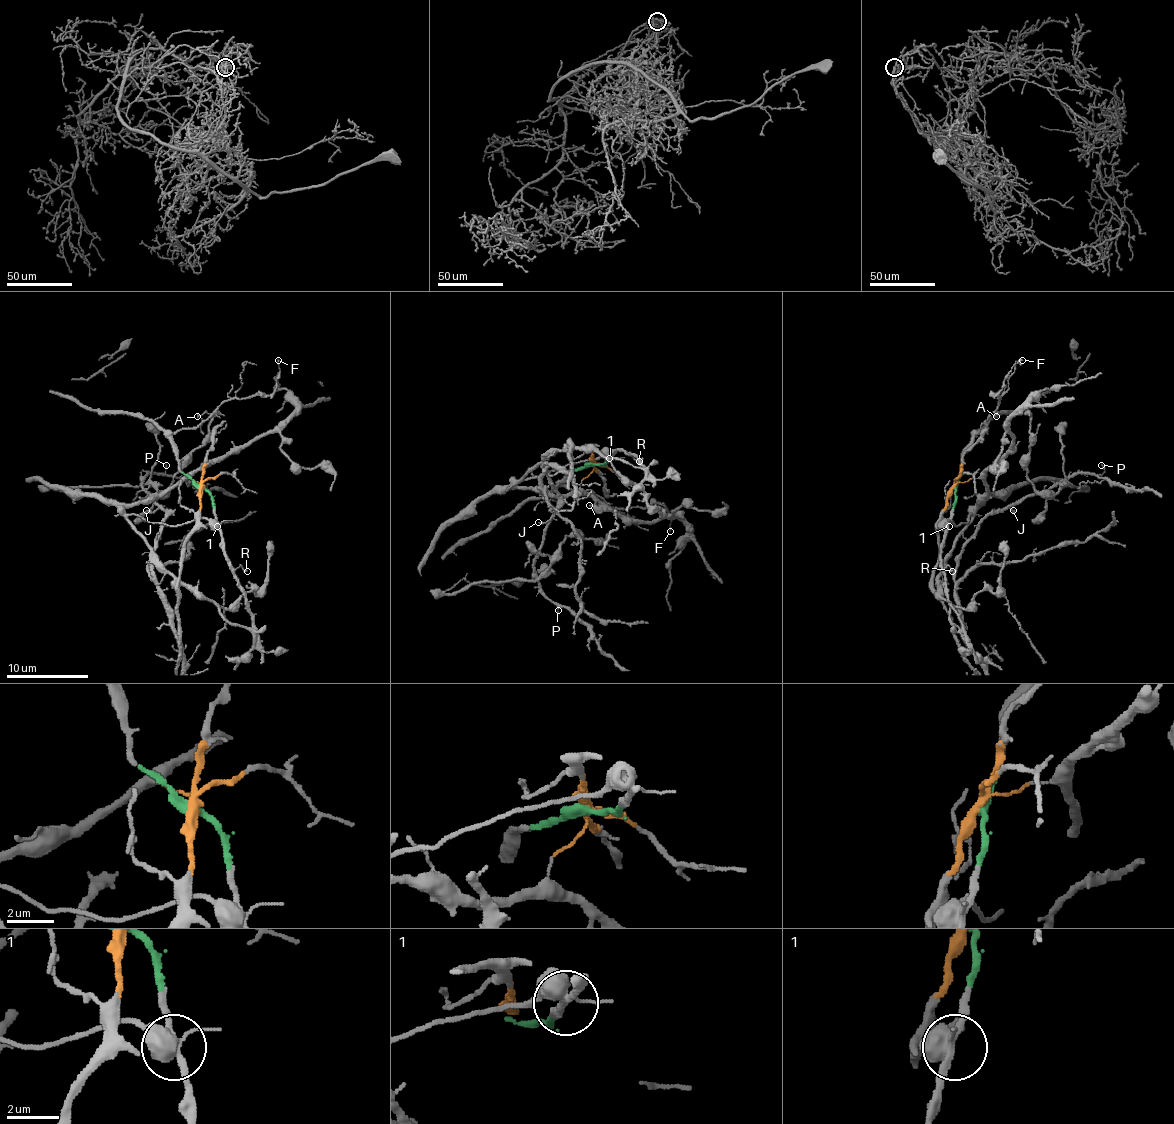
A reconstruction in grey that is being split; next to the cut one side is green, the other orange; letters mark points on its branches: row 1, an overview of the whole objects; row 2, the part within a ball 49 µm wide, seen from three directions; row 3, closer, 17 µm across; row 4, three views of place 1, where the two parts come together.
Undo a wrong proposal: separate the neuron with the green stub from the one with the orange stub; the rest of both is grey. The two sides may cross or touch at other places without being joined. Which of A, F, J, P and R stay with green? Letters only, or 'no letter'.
A, F, R

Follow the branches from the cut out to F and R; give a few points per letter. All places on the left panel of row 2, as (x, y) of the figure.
F: (201, 487), (180, 470), (172, 435), (182, 427), (201, 425), (226, 400), (271, 394), (277, 388), (277, 359)
R: (201, 487), (211, 497), (226, 559), (246, 571)

